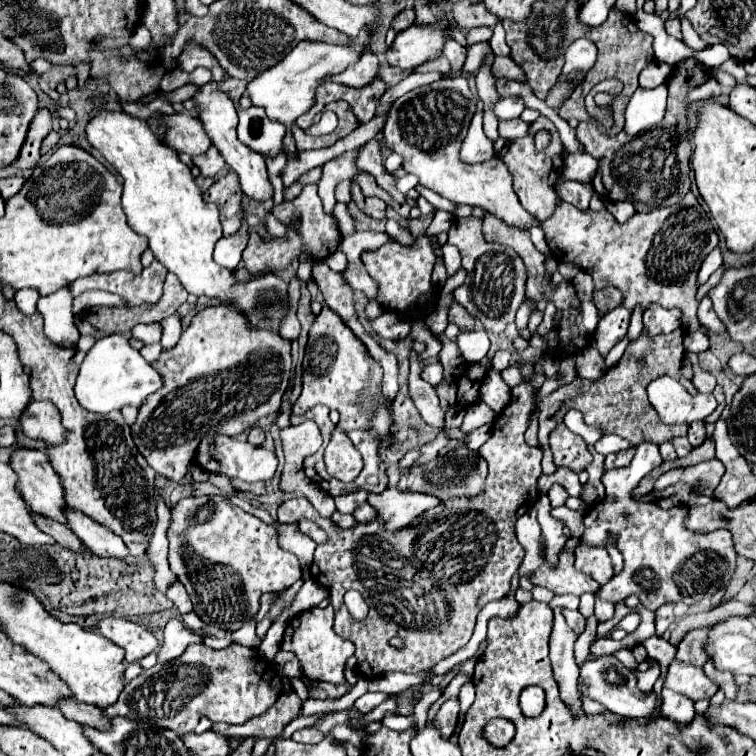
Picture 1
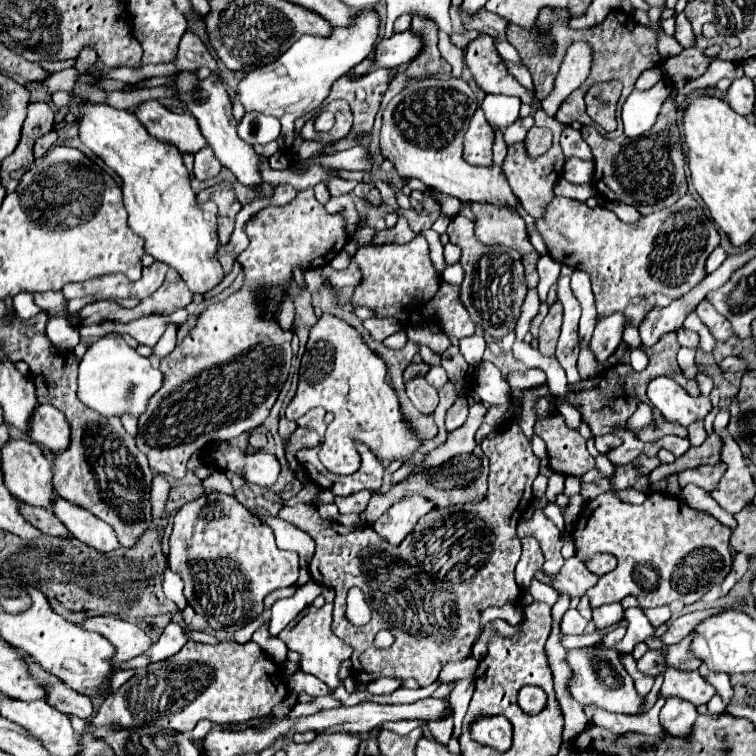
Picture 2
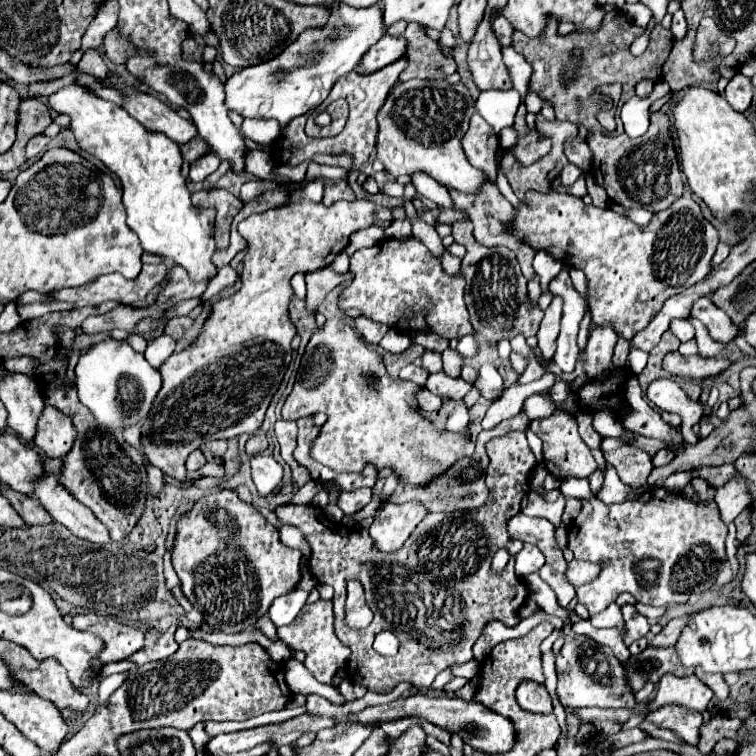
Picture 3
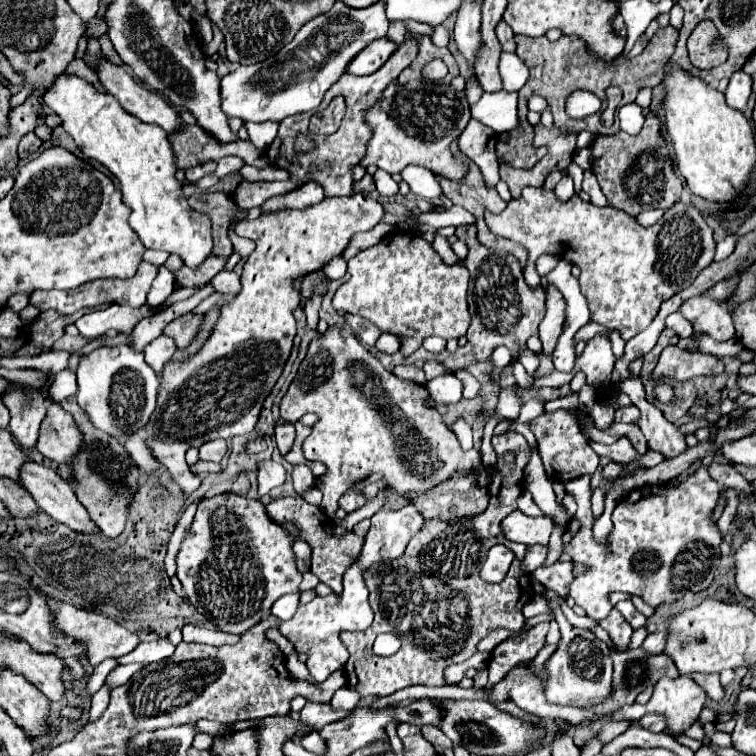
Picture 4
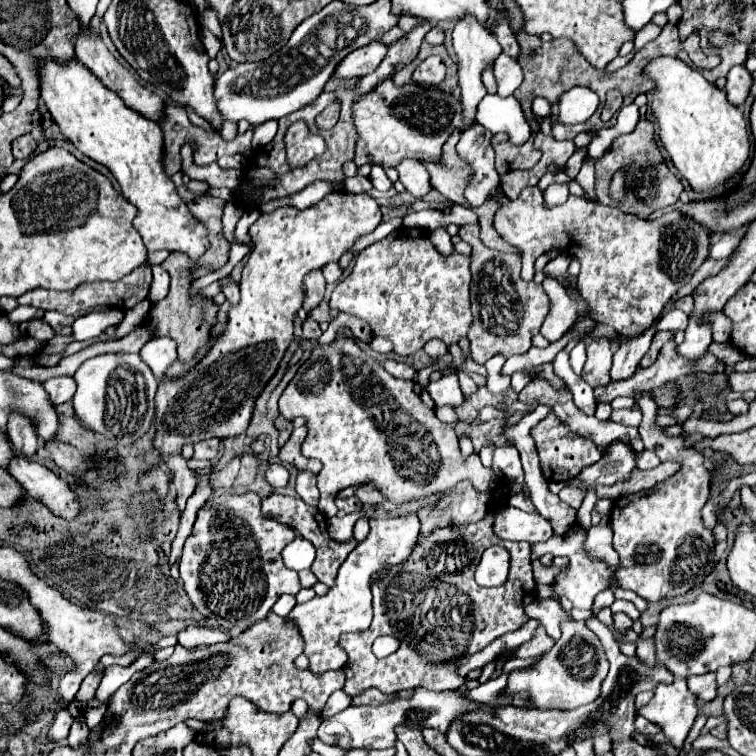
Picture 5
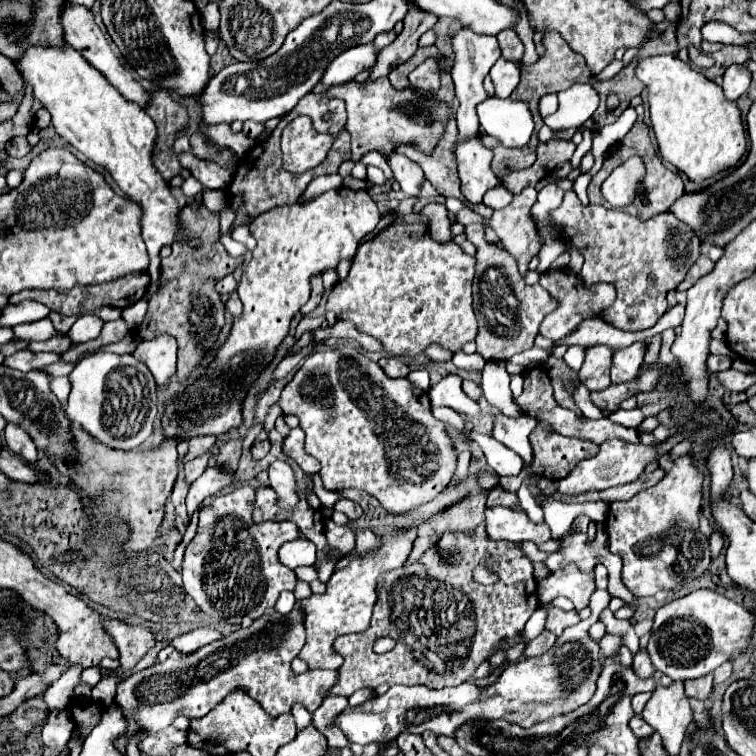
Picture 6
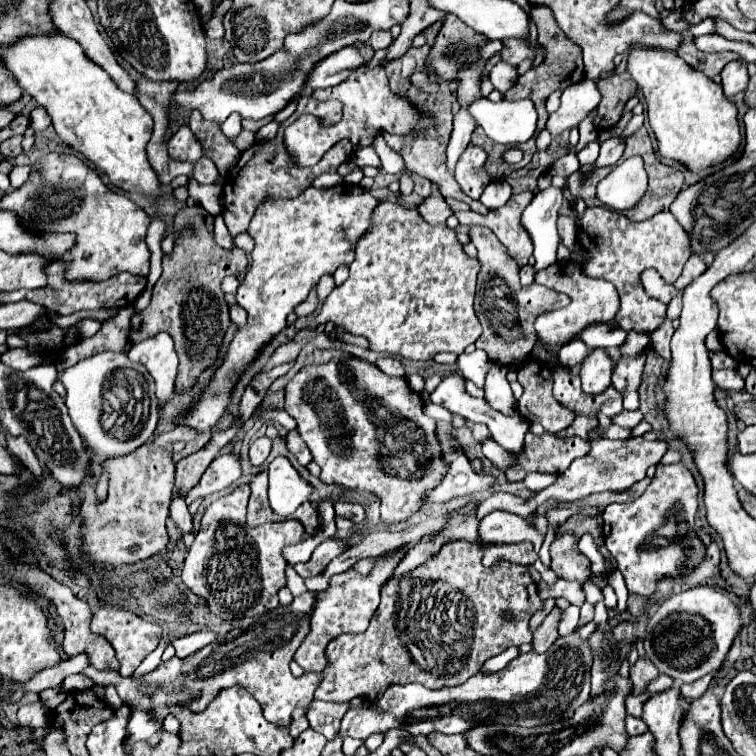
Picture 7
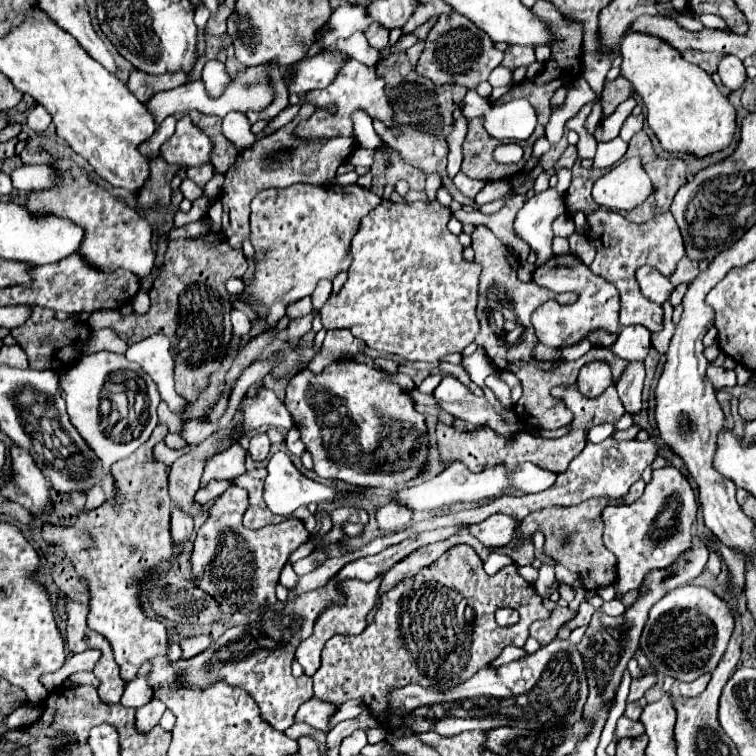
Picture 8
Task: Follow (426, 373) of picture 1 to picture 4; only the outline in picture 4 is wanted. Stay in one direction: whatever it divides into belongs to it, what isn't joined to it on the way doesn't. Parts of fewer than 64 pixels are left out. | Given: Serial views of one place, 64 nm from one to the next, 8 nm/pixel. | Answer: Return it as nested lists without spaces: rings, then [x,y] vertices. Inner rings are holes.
[[[444,374],[438,376],[430,382],[426,382],[426,388],[436,404],[456,404],[460,402],[460,392],[462,392],[462,382],[454,374]]]

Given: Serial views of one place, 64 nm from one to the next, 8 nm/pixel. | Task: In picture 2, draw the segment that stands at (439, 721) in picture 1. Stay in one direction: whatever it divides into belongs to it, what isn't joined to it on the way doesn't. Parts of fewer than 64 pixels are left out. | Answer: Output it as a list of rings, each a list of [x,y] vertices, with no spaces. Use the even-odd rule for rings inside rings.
[[[452,718],[442,720],[442,722],[426,722],[426,726],[434,734],[434,738],[440,740],[440,744],[448,744],[452,736]]]

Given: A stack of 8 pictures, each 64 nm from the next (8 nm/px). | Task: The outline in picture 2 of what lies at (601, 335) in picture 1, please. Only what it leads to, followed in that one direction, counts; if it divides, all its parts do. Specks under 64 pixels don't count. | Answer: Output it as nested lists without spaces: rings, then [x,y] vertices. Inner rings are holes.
[[[612,314],[612,316],[596,322],[590,350],[596,358],[598,374],[606,372],[608,358],[614,354],[614,350],[622,342],[622,330],[624,330],[624,316],[620,316],[620,314]]]

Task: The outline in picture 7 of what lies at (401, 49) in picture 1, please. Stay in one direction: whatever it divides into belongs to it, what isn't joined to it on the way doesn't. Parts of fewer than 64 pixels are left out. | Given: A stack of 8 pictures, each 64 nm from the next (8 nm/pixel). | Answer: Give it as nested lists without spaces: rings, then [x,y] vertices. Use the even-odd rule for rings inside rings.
[[[346,46],[338,52],[332,52],[330,56],[322,58],[318,64],[314,64],[304,86],[308,86],[308,88],[336,86],[340,80],[344,80],[344,76],[348,76],[348,72],[352,68],[356,68],[356,64],[364,64],[364,60],[360,60],[360,54],[356,52],[356,48]]]

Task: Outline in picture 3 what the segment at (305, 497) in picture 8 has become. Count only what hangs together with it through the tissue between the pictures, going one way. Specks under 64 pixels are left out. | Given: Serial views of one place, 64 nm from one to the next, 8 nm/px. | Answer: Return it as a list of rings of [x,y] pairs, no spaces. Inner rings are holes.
[[[272,456],[252,458],[252,480],[260,496],[268,496],[282,482],[282,466]]]

